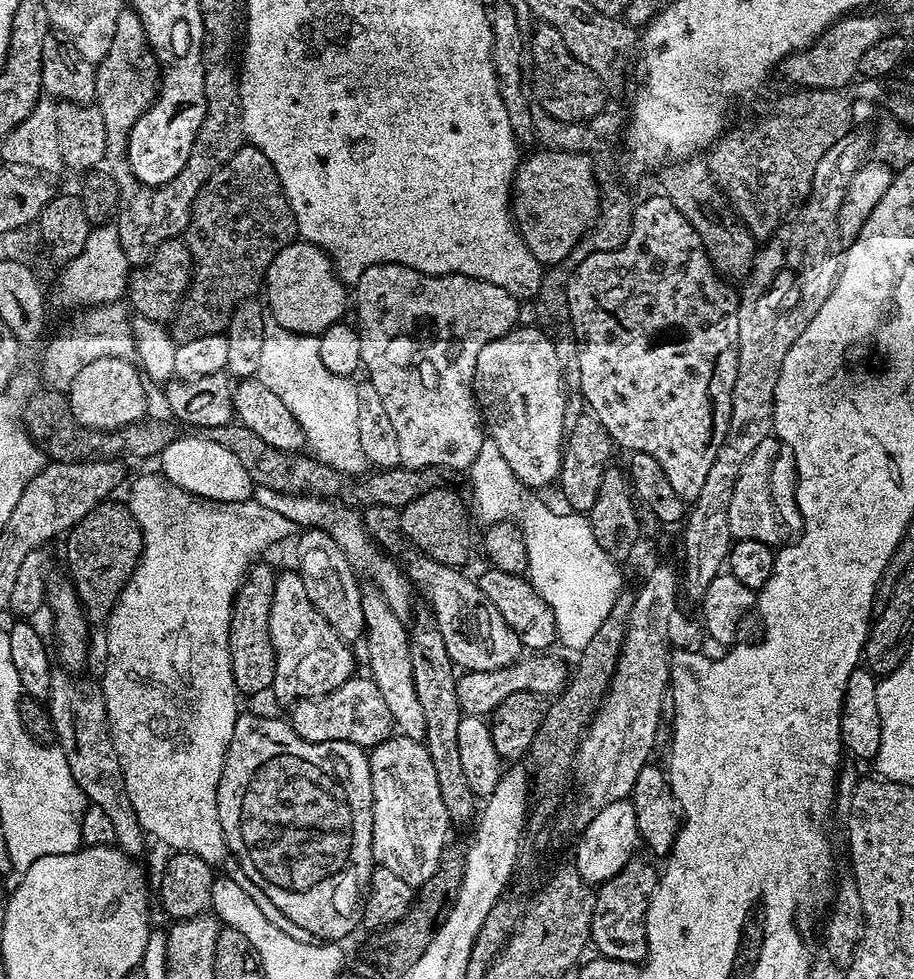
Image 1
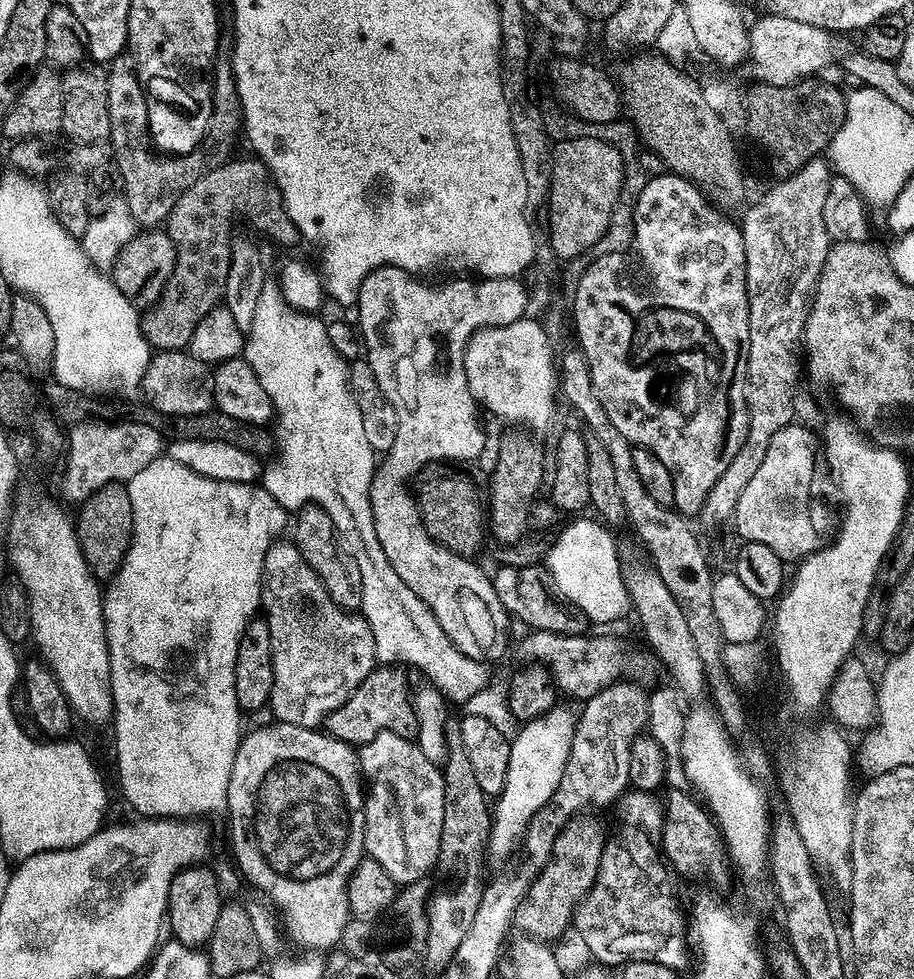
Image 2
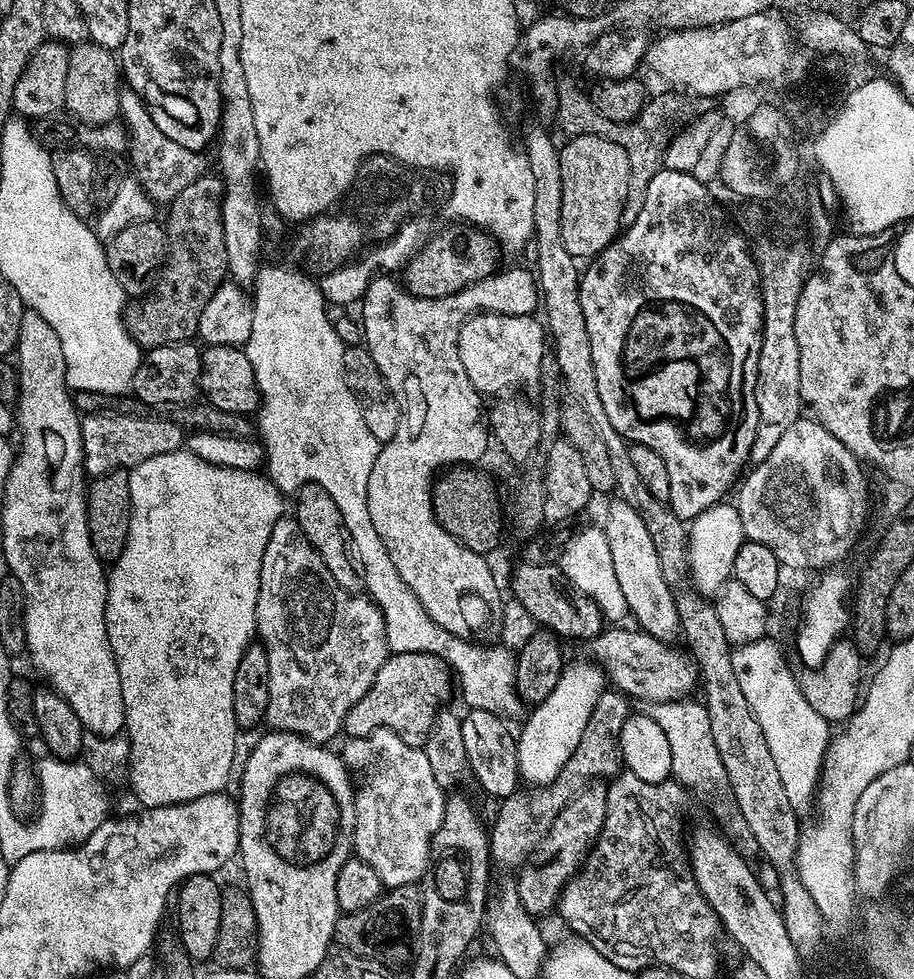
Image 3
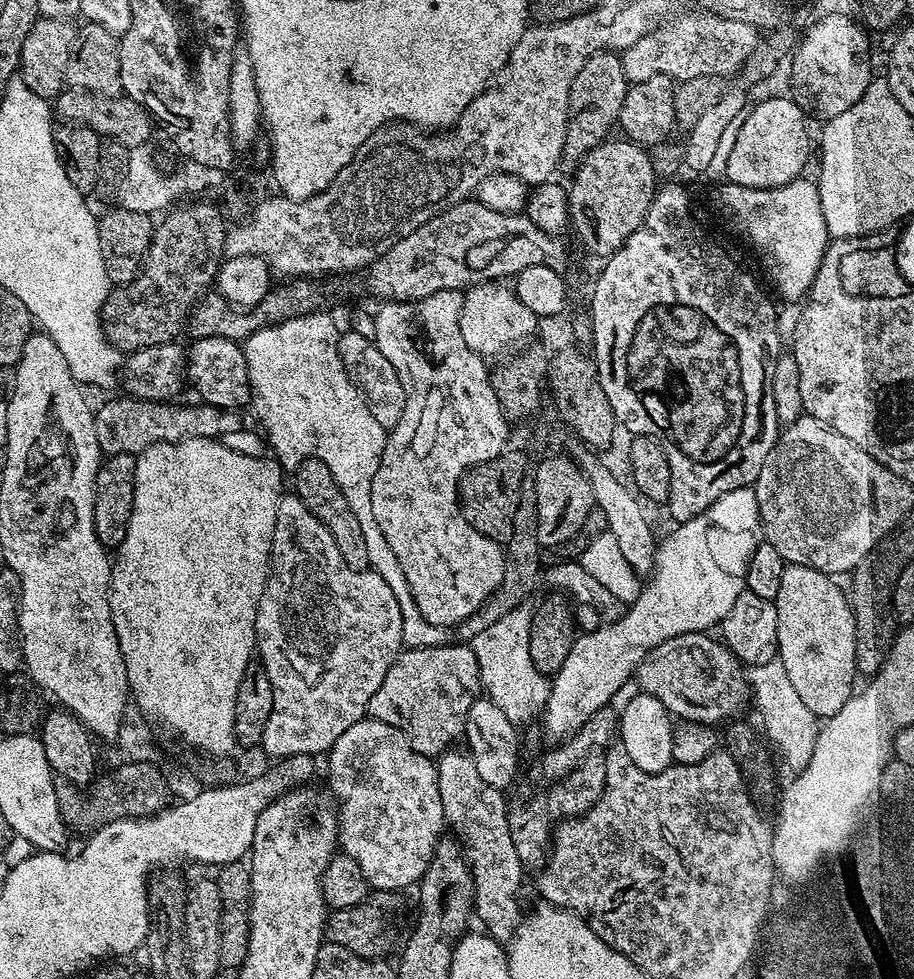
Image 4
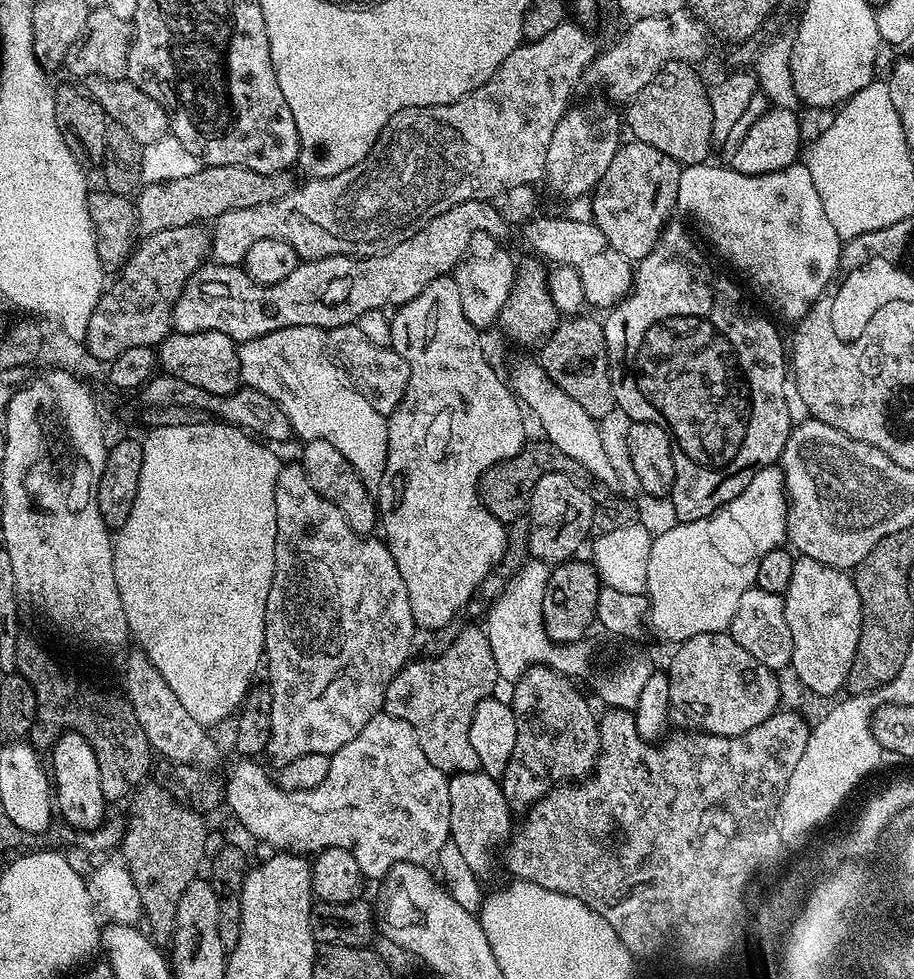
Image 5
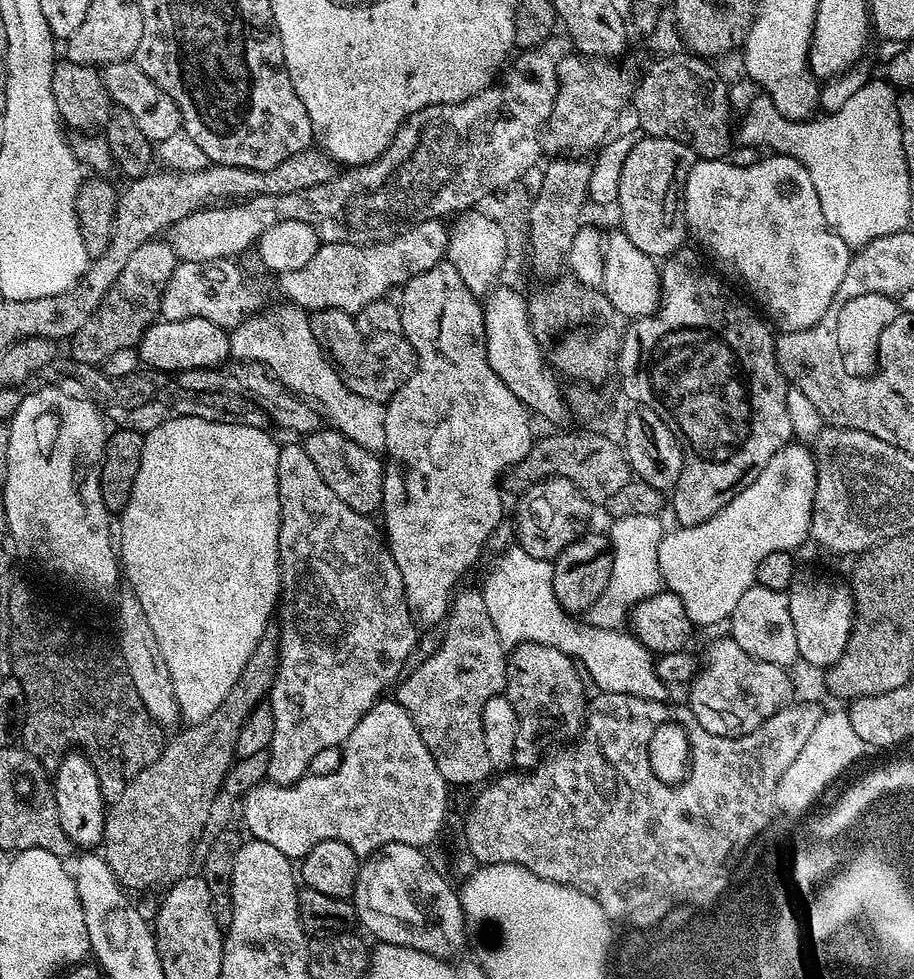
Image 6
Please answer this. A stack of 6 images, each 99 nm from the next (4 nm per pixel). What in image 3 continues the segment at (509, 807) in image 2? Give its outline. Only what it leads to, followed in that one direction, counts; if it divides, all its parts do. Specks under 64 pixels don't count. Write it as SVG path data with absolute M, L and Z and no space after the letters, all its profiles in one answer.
M592 662L565 665L558 684L548 698L535 705L521 732L516 736L516 767L521 781L528 786L543 786L558 778L562 766L570 762L570 754L581 741L596 700L606 686L603 669Z

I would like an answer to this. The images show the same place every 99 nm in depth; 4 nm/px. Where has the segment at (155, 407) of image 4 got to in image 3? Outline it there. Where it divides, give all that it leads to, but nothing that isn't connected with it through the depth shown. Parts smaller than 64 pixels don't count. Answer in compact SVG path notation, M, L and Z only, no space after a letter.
M90 412L80 417L80 434L84 443L84 462L82 465L89 477L95 478L112 472L115 468L131 470L146 458L178 452L185 447L186 432L174 419L158 420L117 416L103 412Z

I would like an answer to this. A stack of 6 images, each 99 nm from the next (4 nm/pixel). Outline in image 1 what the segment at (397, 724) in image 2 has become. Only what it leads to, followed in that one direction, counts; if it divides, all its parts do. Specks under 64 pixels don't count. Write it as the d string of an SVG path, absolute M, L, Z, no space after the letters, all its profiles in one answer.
M353 678L326 696L297 699L291 708L293 730L310 742L350 742L359 748L371 750L389 739L394 732L390 706L386 706L386 698L382 698L371 678Z

